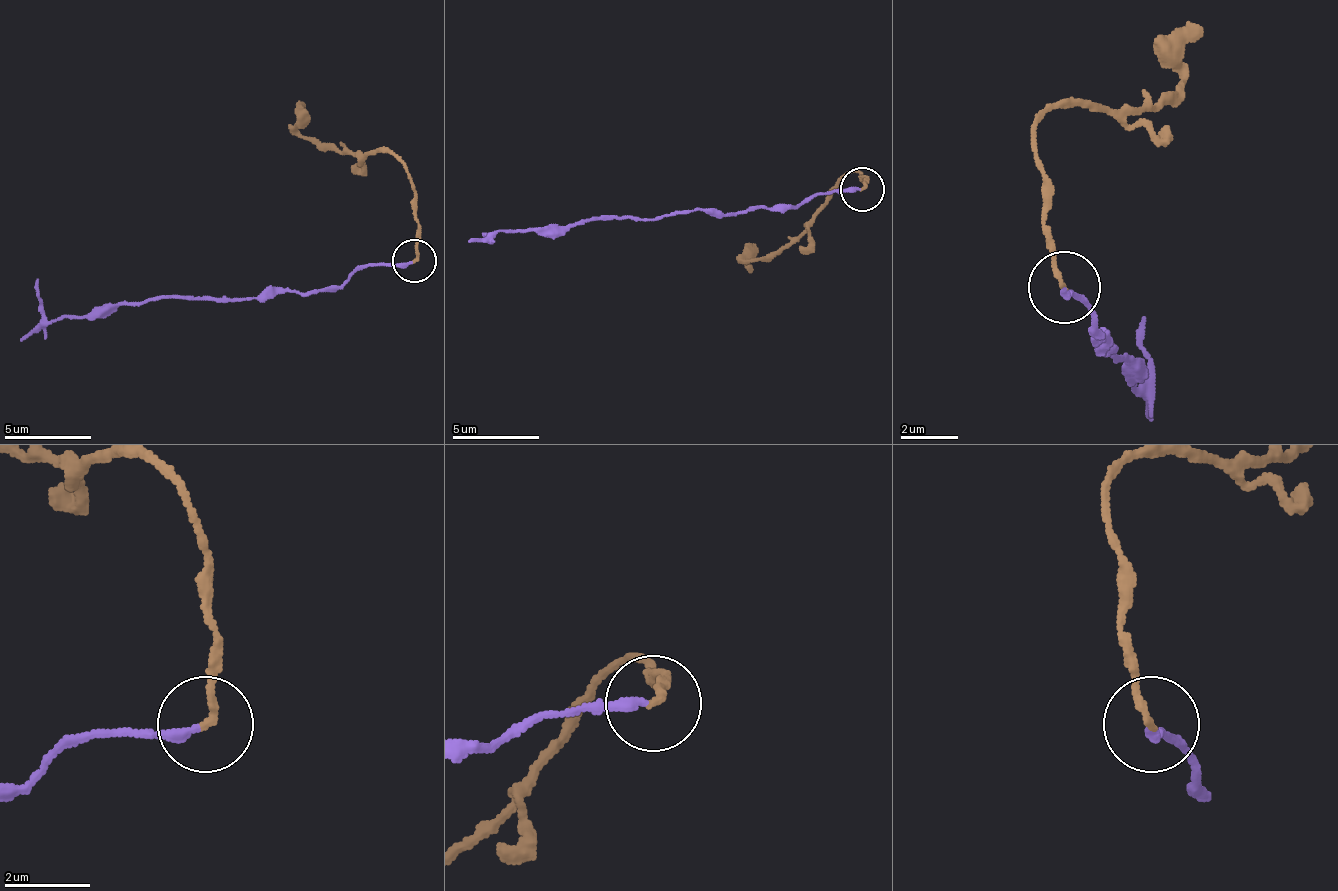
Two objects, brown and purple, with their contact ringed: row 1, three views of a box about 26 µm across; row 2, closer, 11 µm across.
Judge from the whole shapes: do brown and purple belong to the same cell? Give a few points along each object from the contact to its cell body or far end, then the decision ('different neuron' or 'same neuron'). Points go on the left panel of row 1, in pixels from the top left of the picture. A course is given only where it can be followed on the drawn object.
brown runs (413, 262), (417, 223), (400, 162), (391, 153), (339, 153), (300, 131), (300, 110), (304, 101); purple runs (413, 262), (361, 266), (339, 288), (222, 297), (152, 297), (56, 318), (43, 314), (35, 279); different neuron

